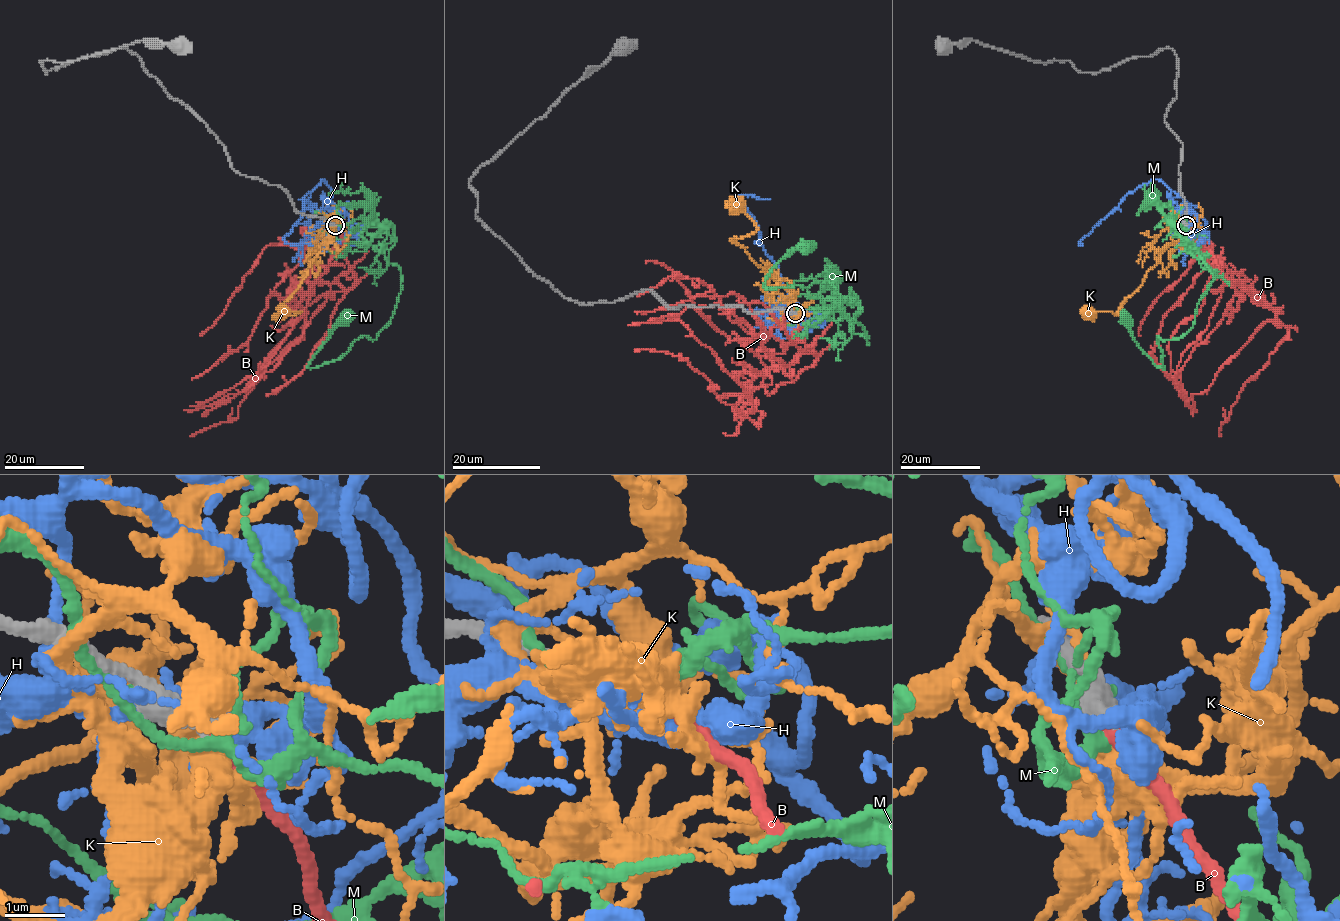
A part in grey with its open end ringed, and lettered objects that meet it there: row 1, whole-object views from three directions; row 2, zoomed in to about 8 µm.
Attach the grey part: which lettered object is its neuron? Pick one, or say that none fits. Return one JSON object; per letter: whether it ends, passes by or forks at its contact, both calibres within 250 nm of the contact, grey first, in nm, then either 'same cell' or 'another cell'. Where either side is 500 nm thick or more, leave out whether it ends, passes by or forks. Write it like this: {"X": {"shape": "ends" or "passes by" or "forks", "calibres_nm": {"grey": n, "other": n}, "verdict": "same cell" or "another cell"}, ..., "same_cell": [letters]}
{"B": {"shape": "ends", "calibres_nm": {"grey": 360, "other": 240}, "verdict": "another cell"}, "H": {"shape": "forks", "calibres_nm": {"grey": 320, "other": 360}, "verdict": "another cell"}, "K": {"shape": "forks", "calibres_nm": {"grey": 360, "other": 320}, "verdict": "another cell"}, "M": {"shape": "forks", "calibres_nm": {"grey": 360, "other": 190}, "verdict": "another cell"}, "same_cell": []}

